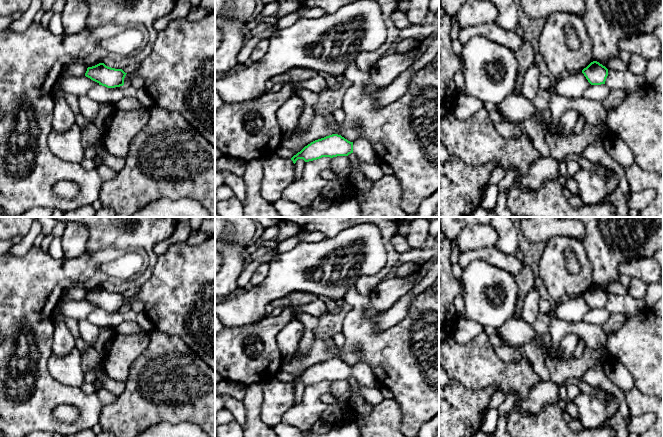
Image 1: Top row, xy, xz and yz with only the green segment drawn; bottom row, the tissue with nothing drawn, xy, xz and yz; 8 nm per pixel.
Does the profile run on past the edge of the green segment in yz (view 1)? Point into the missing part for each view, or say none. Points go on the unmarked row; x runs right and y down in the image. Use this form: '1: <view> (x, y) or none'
1: none

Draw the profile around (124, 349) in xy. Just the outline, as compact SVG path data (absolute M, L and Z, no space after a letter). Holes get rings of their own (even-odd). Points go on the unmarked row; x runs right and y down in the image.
M149 333L116 334L103 356L102 365L106 374L117 381L126 382L131 363L147 348Z

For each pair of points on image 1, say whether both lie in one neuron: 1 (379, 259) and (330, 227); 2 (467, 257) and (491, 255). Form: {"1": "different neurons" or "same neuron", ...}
{"1": "different neurons", "2": "same neuron"}

